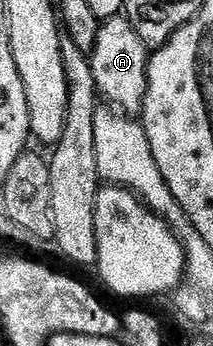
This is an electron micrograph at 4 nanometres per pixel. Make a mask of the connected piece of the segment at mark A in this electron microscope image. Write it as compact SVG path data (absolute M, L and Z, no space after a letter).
M124 16L106 18L102 21L99 34L95 40L95 48L89 55L91 72L95 80L95 88L102 99L105 98L110 107L129 116L141 113L141 105L147 92L147 72L149 71L150 47L135 32L135 28Z

